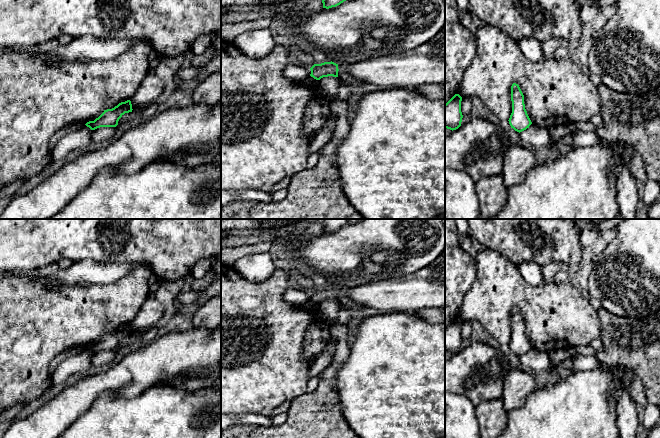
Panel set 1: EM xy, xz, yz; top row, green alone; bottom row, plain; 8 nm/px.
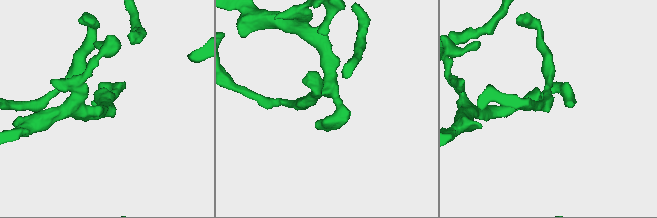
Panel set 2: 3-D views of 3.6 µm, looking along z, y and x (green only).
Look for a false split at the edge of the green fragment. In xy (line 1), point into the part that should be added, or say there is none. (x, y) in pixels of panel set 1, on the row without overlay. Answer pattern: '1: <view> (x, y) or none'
1: none

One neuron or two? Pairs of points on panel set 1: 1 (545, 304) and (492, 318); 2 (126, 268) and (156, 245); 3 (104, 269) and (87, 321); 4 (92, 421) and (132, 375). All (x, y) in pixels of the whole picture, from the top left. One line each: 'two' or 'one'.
1: one
2: two
3: two
4: two

